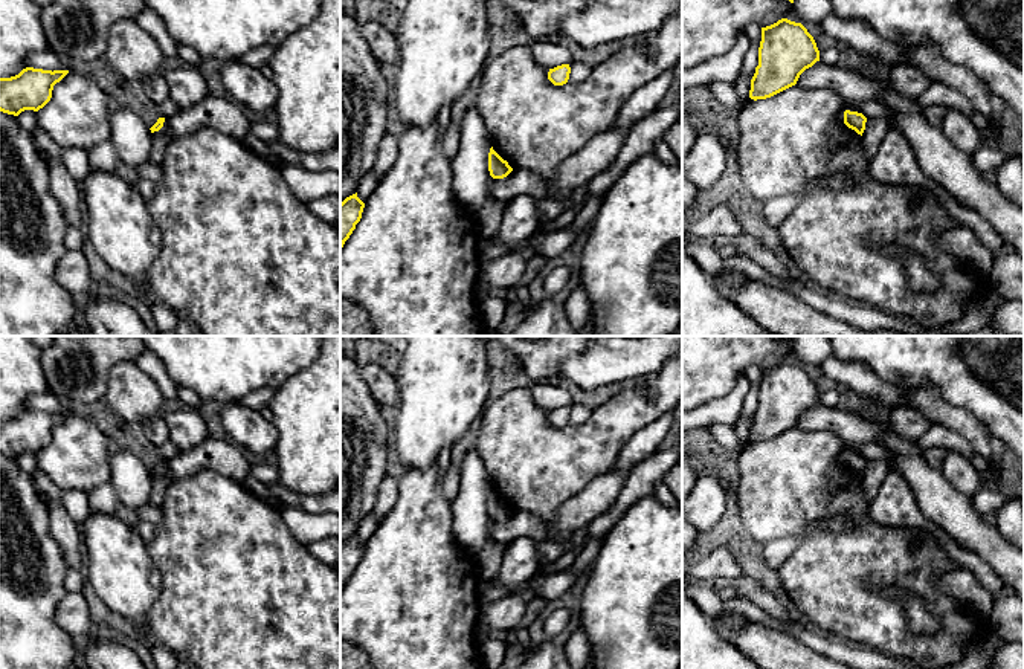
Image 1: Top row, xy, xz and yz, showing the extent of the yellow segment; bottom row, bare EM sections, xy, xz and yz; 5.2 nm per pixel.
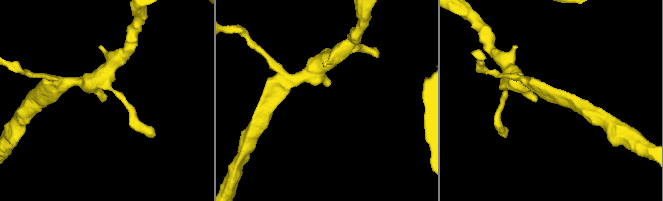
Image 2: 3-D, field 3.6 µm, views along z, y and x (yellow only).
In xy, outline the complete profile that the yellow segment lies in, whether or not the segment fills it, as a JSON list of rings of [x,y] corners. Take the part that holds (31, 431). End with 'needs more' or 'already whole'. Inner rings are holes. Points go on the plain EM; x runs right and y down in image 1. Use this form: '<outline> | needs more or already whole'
[[[26,409],[18,417],[0,420],[0,454],[18,458],[24,452],[38,454],[52,440],[52,432],[69,412]]] | already whole

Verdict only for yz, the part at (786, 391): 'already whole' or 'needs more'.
already whole

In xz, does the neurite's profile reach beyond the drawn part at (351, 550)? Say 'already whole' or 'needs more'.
already whole

